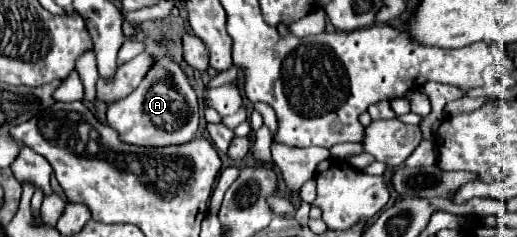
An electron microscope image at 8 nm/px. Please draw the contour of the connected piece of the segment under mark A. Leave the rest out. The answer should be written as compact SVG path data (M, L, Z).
M157 42L157 50L153 50L155 64L149 68L147 76L141 80L139 88L135 88L127 98L111 102L107 108L107 124L119 132L123 142L137 146L169 146L189 142L199 124L199 106L195 90L191 88L187 74L173 60L171 52Z

